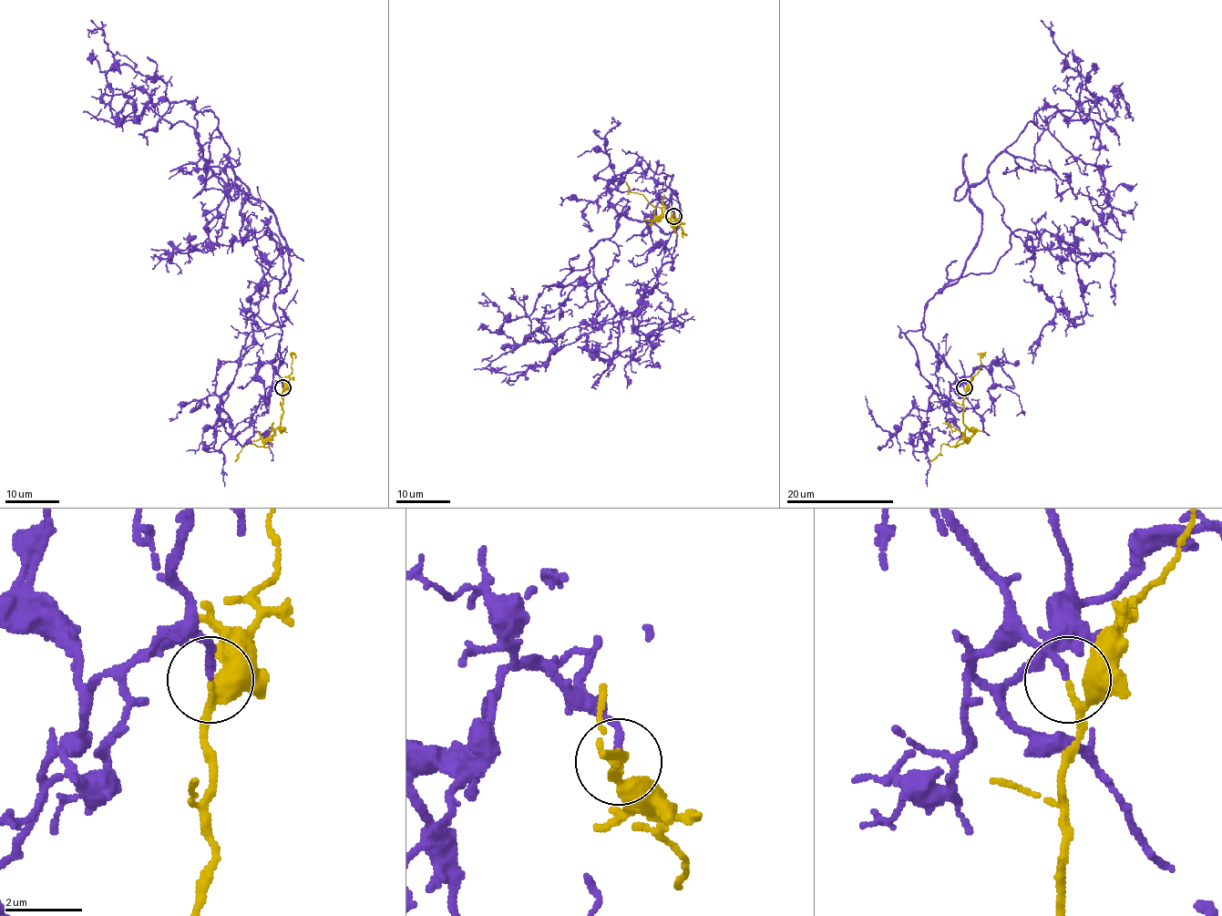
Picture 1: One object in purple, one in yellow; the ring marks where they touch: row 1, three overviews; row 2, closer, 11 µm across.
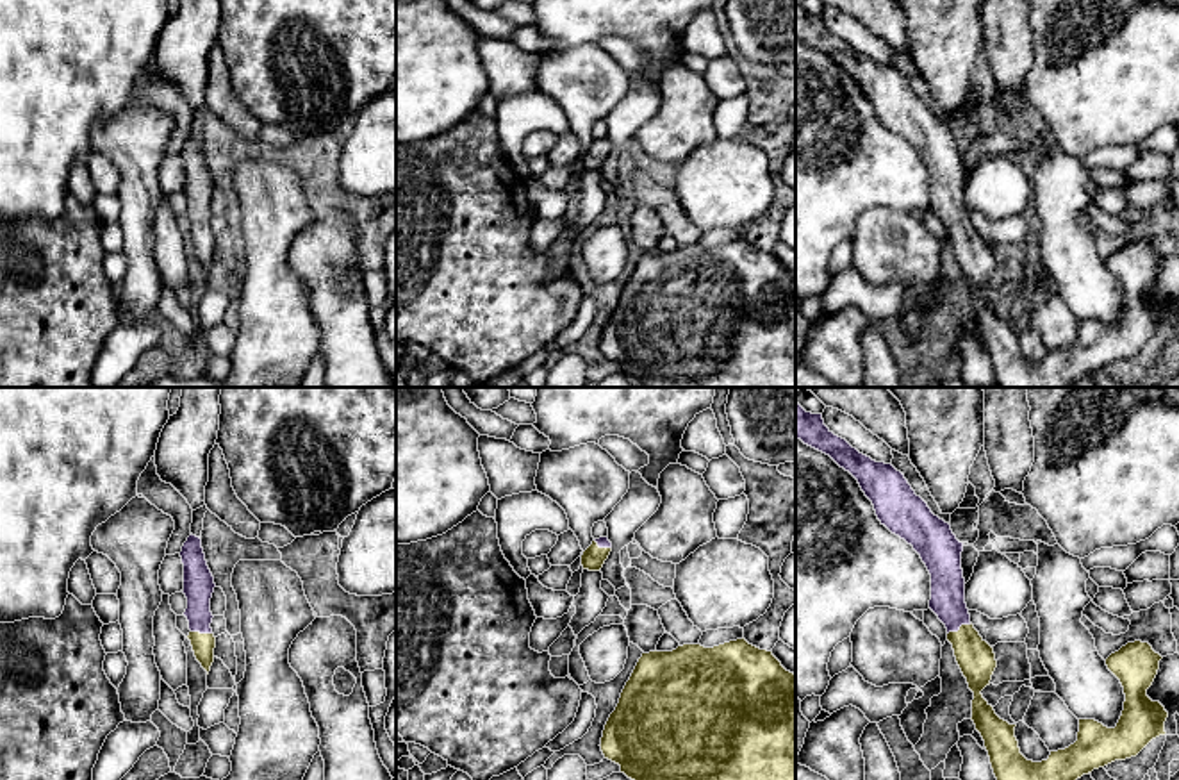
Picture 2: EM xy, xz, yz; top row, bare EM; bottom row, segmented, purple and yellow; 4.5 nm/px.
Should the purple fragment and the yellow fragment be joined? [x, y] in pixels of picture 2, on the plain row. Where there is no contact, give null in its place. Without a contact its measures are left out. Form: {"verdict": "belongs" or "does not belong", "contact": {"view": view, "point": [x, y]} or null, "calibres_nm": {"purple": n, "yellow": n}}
{"verdict": "belongs", "contact": {"view": "yz", "point": [958, 229]}, "calibres_nm": {"purple": 160, "yellow": 170}}

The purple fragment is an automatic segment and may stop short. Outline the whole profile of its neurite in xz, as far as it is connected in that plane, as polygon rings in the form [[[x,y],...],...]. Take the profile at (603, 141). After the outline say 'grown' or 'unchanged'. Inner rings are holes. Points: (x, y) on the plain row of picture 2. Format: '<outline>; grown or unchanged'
[[[608,137],[594,139],[581,155],[581,166],[589,171],[599,171],[612,152]]]; grown

